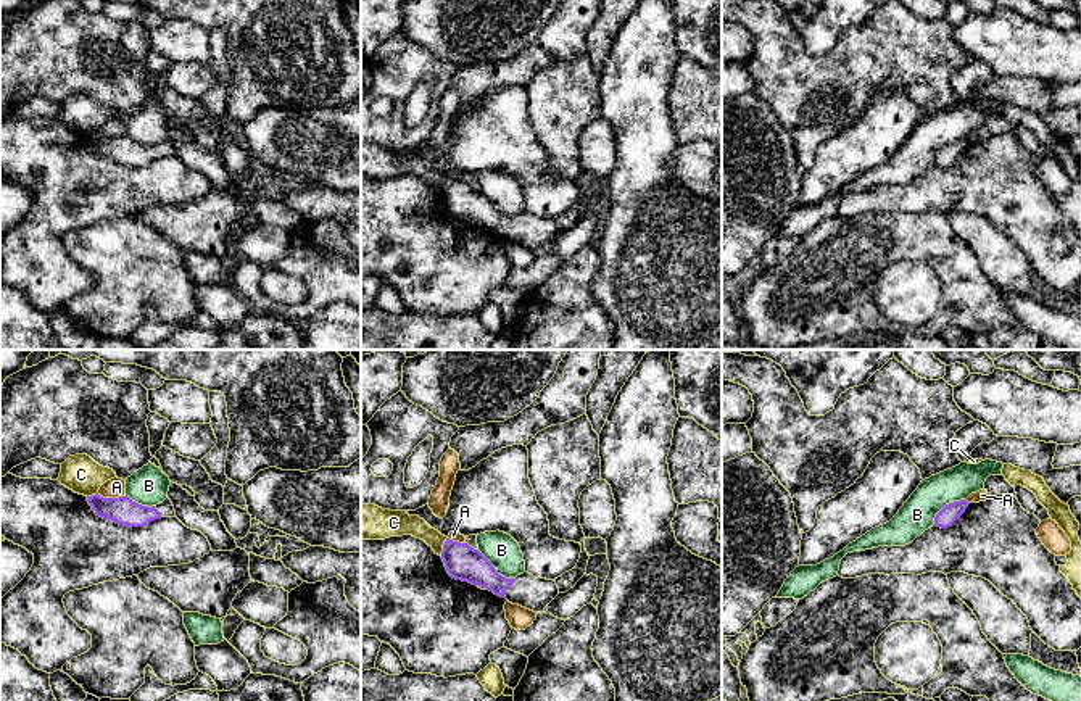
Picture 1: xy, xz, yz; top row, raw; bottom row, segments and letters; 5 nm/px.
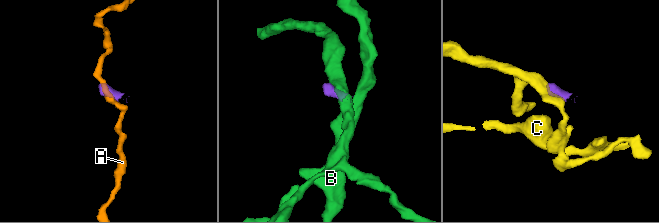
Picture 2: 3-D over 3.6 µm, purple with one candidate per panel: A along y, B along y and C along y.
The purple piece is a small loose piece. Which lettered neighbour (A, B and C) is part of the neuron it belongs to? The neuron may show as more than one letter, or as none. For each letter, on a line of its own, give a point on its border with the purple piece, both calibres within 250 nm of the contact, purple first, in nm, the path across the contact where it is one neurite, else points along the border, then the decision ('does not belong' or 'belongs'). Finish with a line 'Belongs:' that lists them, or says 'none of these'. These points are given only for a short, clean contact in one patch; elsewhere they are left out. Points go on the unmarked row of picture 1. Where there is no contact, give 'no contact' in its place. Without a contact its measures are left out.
A: xy (111, 137) | 140/100 nm | along xy (97, 132), (103, 136), (126, 134) | does not belong
B: yz (946, 144) | 90/170 nm | along yz (965, 137), (949, 141), (936, 153), (933, 163) | does not belong
C: xz (443, 186) | 180/120 nm | along xz (447, 176), (440, 194) | does not belong
Belongs: none of these

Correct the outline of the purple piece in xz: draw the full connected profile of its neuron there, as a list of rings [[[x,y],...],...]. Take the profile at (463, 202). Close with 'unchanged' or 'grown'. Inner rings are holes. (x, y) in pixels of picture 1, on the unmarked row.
[[[446,177],[441,198],[453,218],[485,226],[509,242],[533,251],[543,251],[559,234],[554,219],[536,218],[528,211],[516,218],[503,216],[478,189],[474,189],[467,182]]]; grown

